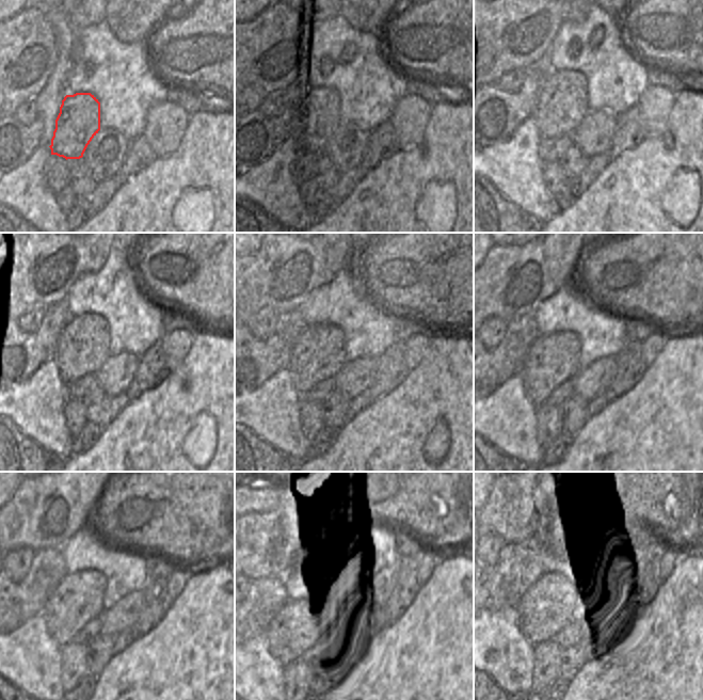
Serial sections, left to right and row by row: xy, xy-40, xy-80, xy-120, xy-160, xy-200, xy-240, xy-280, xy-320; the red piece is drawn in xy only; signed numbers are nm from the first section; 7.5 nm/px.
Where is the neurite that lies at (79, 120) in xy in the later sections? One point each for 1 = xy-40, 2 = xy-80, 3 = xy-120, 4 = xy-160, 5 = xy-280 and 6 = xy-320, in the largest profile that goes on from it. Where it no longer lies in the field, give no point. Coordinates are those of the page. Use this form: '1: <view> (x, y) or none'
1: xy-40 (322, 120)
2: xy-80 (561, 106)
3: xy-120 (82, 349)
4: xy-160 (319, 353)
5: xy-280 (318, 598)
6: xy-320 (547, 606)

